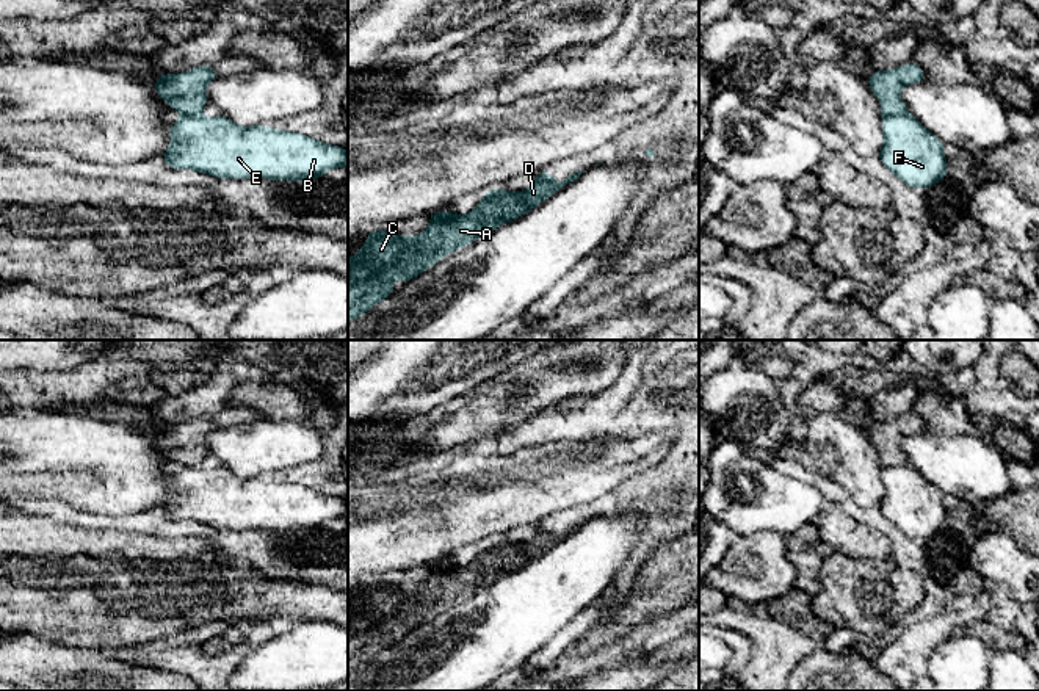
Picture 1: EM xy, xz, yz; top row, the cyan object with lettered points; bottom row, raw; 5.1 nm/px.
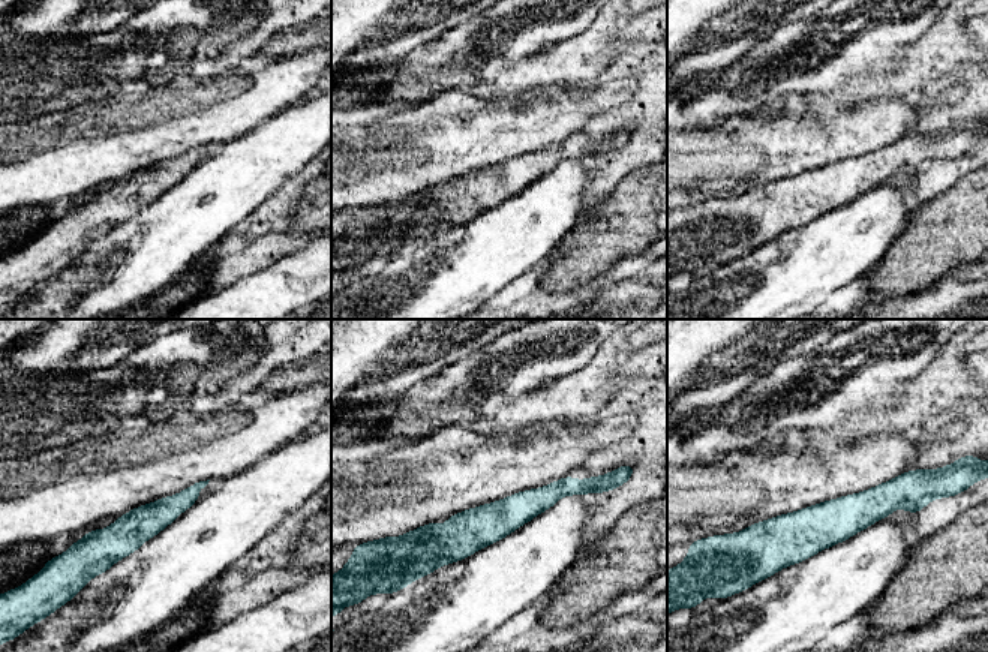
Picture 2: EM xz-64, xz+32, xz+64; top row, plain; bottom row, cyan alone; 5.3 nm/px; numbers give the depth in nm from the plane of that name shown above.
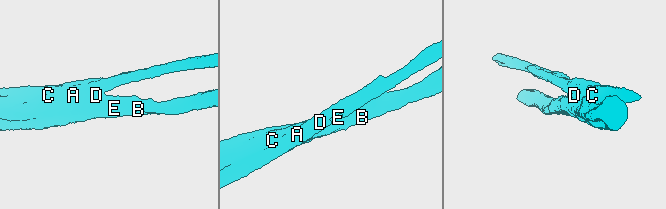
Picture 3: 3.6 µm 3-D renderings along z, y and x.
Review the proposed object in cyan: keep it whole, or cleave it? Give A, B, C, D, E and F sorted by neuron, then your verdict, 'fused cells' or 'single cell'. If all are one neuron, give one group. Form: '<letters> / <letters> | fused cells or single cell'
A / B C D E F | fused cells

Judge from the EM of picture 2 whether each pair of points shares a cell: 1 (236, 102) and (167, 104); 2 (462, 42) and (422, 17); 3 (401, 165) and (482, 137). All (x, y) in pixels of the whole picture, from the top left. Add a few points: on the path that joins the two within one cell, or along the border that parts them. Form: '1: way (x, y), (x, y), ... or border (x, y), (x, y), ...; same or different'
1: way (219, 104), (183, 104); same
2: border (474, 15), (446, 29), (414, 51); different
3: way (420, 147), (447, 137), (462, 137); same

